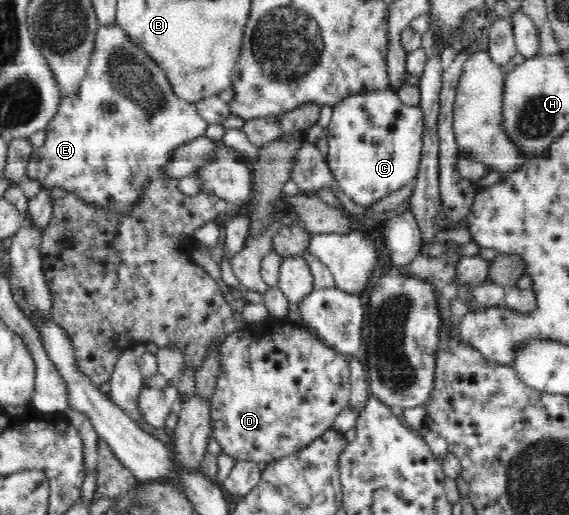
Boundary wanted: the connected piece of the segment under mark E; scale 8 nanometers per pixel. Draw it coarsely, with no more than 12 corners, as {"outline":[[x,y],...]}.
{"outline":[[117,23],[27,176],[129,213],[208,127]]}

